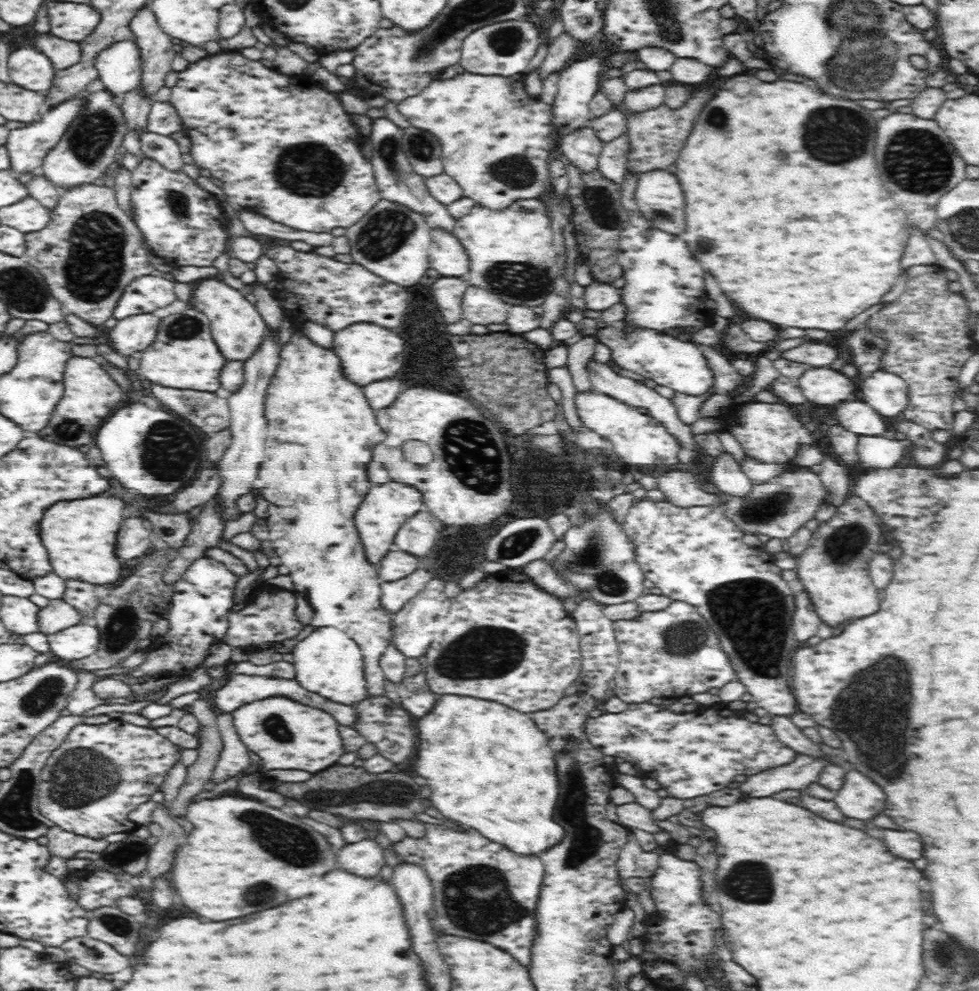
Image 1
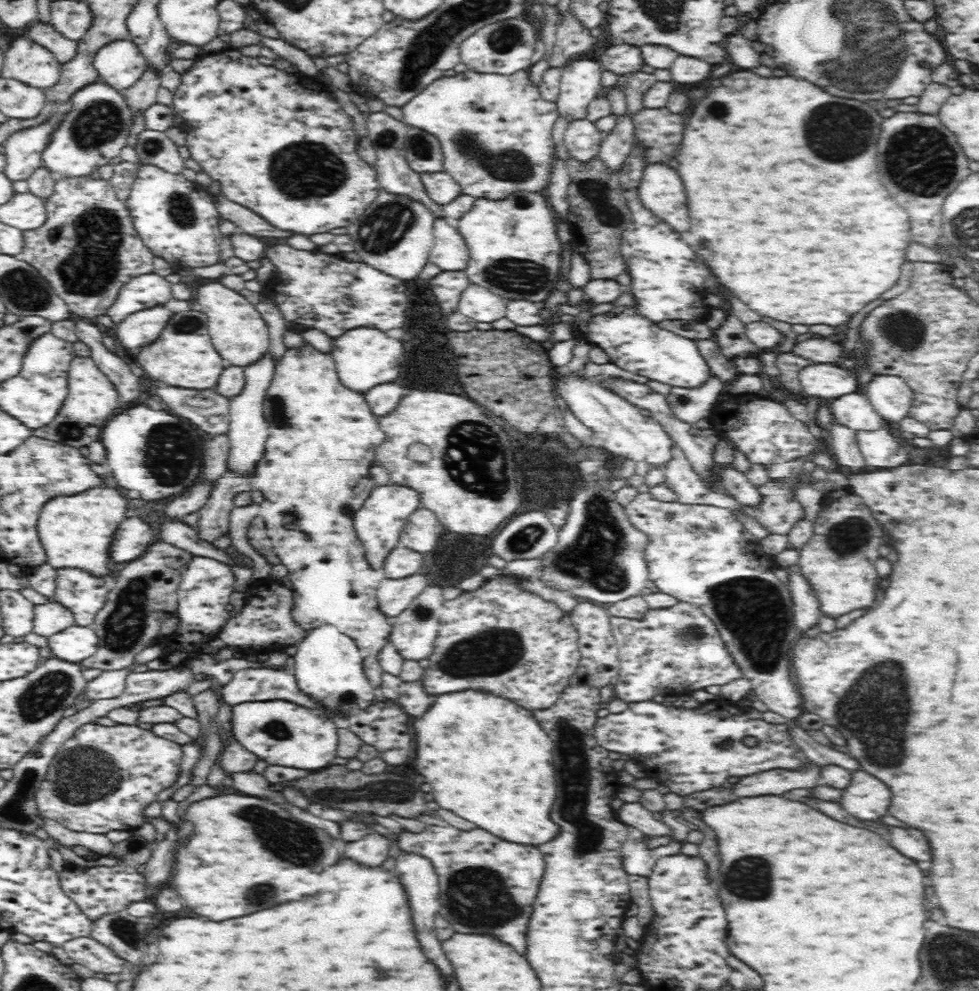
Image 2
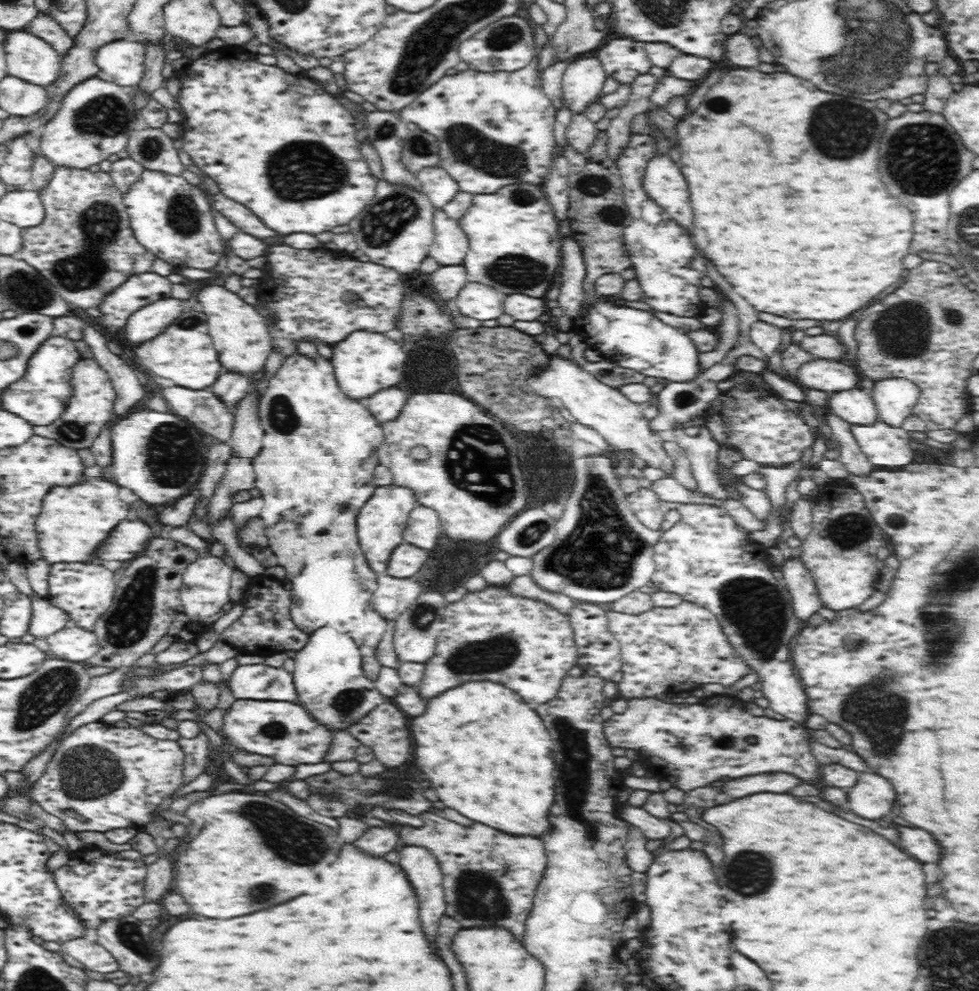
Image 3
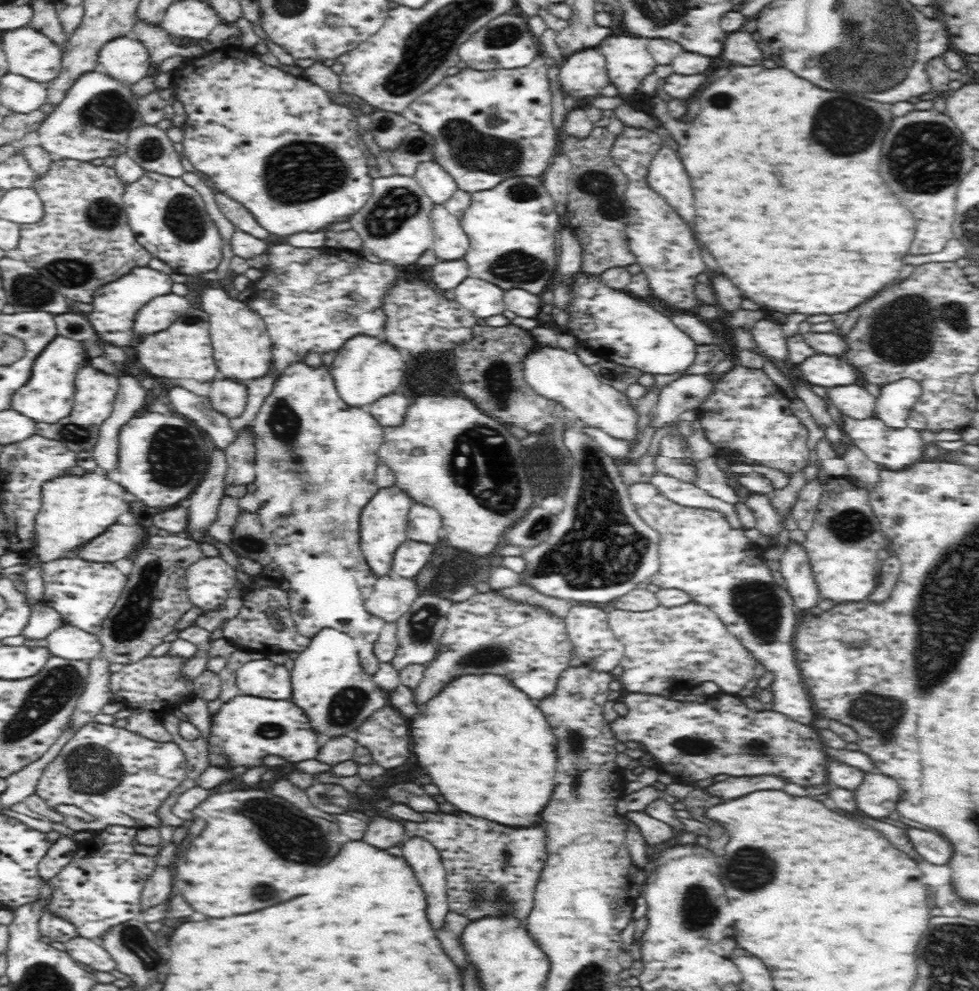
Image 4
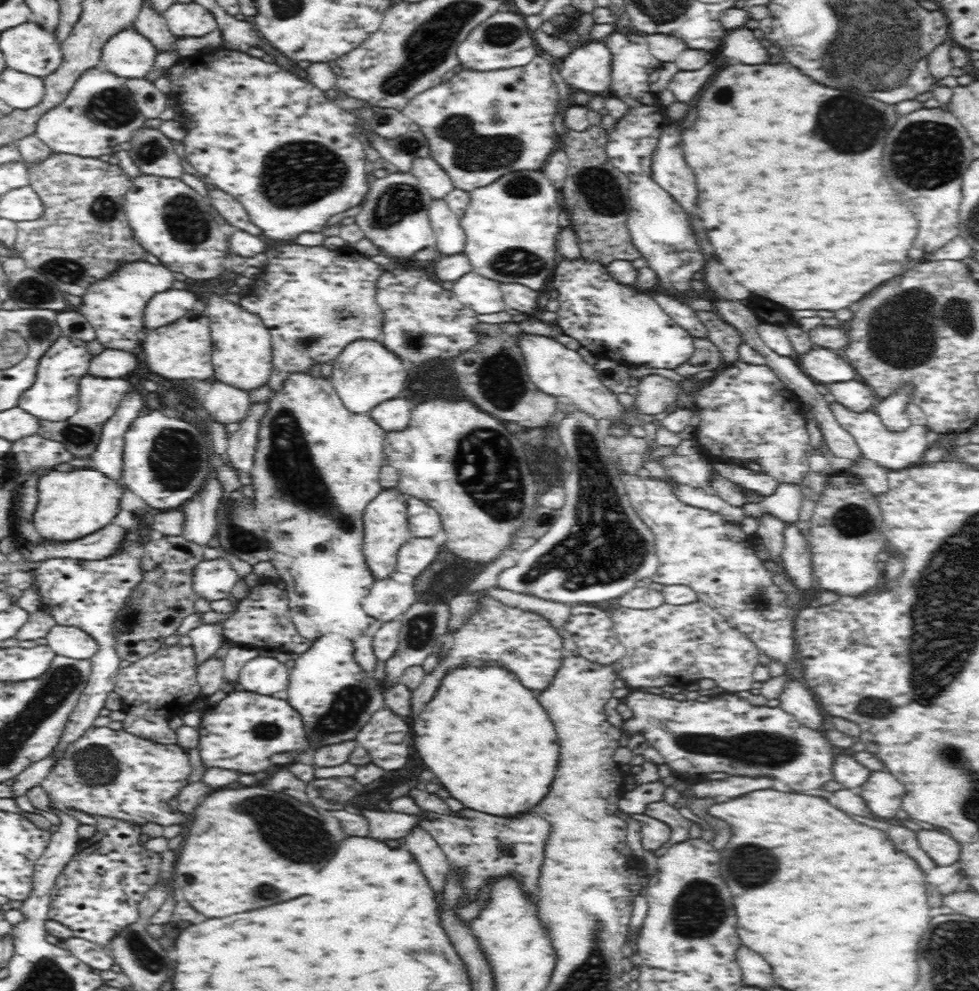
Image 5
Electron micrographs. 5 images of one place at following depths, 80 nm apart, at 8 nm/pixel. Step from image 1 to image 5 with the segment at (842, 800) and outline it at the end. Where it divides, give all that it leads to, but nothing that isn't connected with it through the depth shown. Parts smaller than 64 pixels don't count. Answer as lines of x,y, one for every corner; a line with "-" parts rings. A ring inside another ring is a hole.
888,770
872,771
872,778
864,784
862,796
876,816
894,818
900,810
904,788

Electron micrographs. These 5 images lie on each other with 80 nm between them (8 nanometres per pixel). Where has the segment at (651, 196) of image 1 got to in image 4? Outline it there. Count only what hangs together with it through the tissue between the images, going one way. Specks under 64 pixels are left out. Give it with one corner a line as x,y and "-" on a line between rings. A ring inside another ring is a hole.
665,141
651,160
647,184
661,195
688,224
694,224
694,194
690,192
690,176
682,168
678,153

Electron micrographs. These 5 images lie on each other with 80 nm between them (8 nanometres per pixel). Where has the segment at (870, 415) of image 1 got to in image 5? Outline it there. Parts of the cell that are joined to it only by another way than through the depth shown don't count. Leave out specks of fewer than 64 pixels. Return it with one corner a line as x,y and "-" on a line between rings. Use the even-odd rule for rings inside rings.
854,378
846,382
827,385
828,397
853,412
865,412
873,409
875,391
862,379

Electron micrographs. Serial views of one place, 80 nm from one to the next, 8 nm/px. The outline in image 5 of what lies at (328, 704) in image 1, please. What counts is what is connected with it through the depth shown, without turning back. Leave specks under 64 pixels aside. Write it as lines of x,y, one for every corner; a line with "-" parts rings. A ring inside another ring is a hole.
256,656
248,660
238,678
243,690
272,696
289,686
289,673
284,662
269,656

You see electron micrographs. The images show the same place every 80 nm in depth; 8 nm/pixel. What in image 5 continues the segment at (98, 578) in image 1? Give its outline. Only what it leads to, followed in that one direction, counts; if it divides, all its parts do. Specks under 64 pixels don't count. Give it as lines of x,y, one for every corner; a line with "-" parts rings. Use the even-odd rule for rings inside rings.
73,467
72,472
50,472
50,476
42,476
42,484
38,484
40,502
32,522
36,524
36,530
44,542
72,542
100,530
114,520
121,510
124,488
98,472
93,467

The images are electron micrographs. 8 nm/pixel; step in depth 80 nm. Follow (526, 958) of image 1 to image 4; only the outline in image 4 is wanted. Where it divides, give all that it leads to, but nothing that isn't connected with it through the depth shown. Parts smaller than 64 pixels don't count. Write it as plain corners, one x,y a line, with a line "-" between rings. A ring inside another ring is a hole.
424,813
425,819
422,822
405,822
404,838
421,836
427,842
433,844
446,867
447,899
449,910
463,914
470,920
482,919
482,916
495,916
502,910
501,896
506,895
510,900
510,911
519,920
528,918
534,906
534,895
538,882
541,880
542,868
546,864
546,831
544,823
530,824
530,832
522,830
510,830
504,824
492,824
492,820
474,820
474,816
462,816
462,814
445,813

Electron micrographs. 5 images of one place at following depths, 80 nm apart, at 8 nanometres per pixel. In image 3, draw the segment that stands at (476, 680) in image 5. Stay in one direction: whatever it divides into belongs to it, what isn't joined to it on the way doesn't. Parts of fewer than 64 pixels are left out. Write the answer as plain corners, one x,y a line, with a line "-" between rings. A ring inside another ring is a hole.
470,680
454,687
442,696
428,702
426,712
410,722
410,732
416,732
418,744
418,766
446,766
446,768
420,768
432,782
438,798
444,806
458,810
470,820
482,822
499,831
514,836
544,836
552,826
548,812
554,802
554,782
548,782
554,772
552,760
554,739
549,735
540,715
533,706
524,703
518,694
493,680

